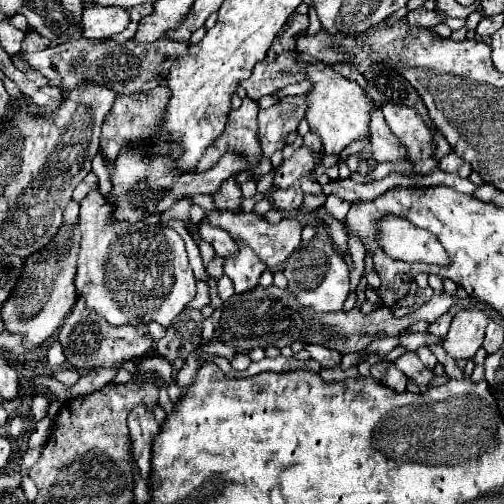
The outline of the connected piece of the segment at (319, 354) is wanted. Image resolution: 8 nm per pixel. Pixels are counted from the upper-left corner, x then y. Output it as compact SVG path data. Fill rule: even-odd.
M307 344L304 348L311 354L313 360L317 360L323 368L335 368L339 364L341 354L335 350L329 350L325 346L317 346L317 344Z

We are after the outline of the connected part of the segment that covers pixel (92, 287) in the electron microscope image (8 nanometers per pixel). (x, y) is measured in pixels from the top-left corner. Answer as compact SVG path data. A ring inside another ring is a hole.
M99 188L81 200L77 292L87 308L113 326L137 326L147 322L167 326L195 296L195 276L187 260L183 238L173 228L161 224L115 220L115 208L117 206L109 202Z

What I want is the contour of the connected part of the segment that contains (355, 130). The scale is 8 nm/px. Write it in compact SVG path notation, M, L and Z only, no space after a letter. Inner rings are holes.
M309 66L307 80L313 84L313 90L307 94L309 98L309 110L307 110L307 122L311 130L315 130L321 136L323 152L325 154L339 154L343 150L343 144L363 140L365 144L371 144L369 138L369 122L371 112L379 108L375 104L363 86L359 86L355 80L349 80L337 72L331 70L331 66Z

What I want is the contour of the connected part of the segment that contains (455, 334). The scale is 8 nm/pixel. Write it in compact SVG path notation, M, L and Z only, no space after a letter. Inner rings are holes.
M479 308L459 310L453 316L451 328L445 336L443 348L451 354L451 358L473 358L473 354L481 348L485 328L487 328L487 314Z

